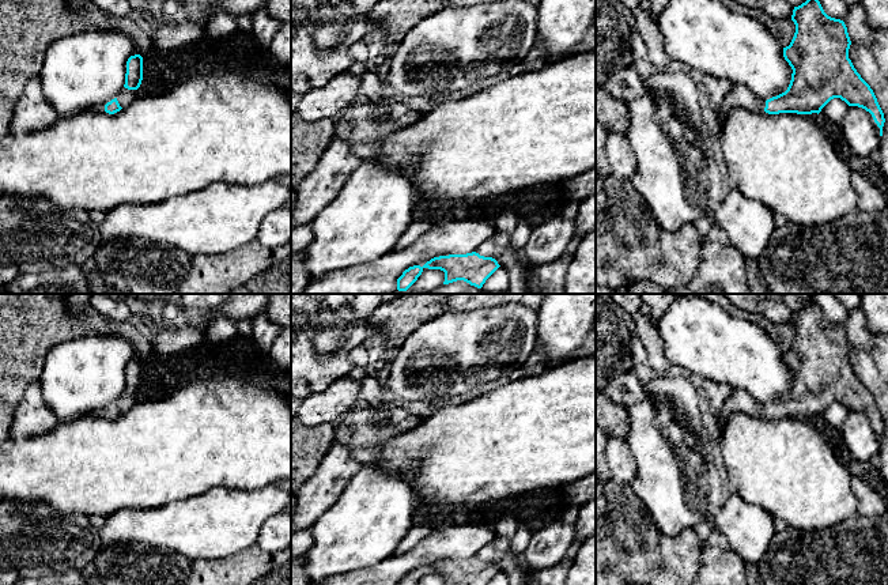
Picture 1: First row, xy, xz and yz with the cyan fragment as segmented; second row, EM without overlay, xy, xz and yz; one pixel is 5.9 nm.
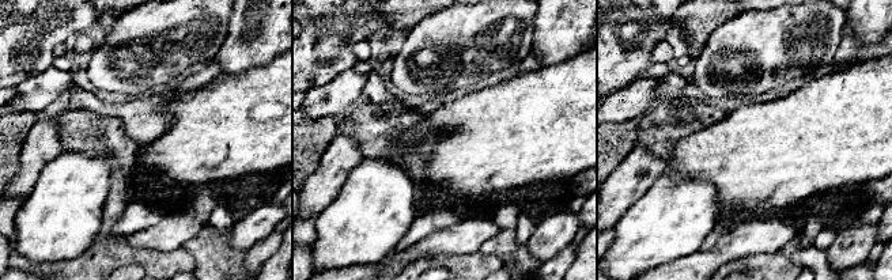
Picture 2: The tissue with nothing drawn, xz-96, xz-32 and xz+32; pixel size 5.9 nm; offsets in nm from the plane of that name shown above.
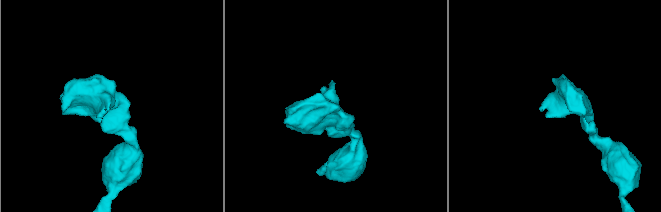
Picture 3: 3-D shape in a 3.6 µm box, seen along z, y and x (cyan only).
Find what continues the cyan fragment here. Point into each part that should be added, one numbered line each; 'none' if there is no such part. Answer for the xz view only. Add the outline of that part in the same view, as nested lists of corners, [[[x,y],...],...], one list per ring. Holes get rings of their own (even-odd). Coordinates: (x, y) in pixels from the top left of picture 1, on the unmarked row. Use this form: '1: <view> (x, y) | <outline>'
none

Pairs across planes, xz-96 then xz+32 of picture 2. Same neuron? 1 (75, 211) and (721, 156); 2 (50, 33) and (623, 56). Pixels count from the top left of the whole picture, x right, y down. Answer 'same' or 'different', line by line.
1: different
2: same

